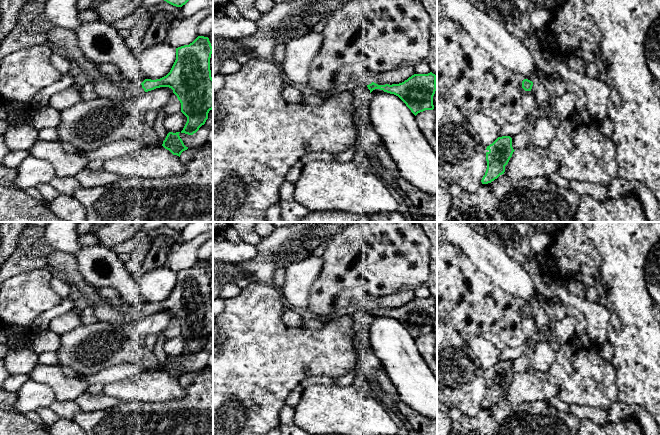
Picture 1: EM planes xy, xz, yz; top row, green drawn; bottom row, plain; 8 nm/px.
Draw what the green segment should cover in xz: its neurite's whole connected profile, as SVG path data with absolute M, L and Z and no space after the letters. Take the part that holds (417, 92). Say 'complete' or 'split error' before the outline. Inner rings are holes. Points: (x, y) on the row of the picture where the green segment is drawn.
complete; M414 74L399 84L378 85L374 82L367 85L370 93L375 89L398 96L411 112L416 116L425 110L433 110L433 96L437 90L437 76L428 74Z

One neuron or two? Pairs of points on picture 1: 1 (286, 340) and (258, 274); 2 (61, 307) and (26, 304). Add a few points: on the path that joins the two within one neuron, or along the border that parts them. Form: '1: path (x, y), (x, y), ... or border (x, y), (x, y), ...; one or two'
1: border (253, 281), (265, 284); two
2: border (61, 299), (34, 319); two

